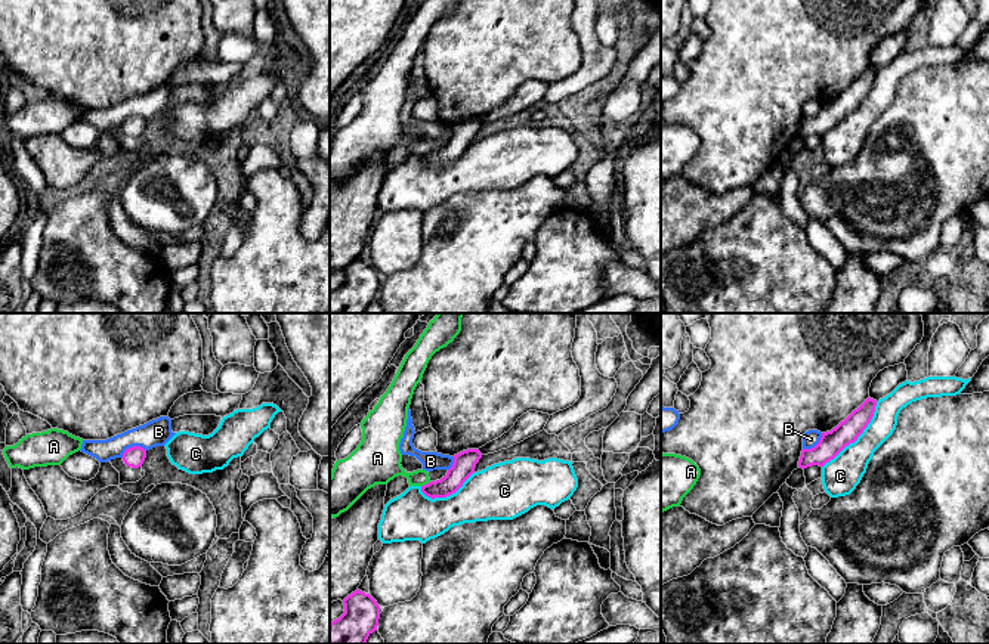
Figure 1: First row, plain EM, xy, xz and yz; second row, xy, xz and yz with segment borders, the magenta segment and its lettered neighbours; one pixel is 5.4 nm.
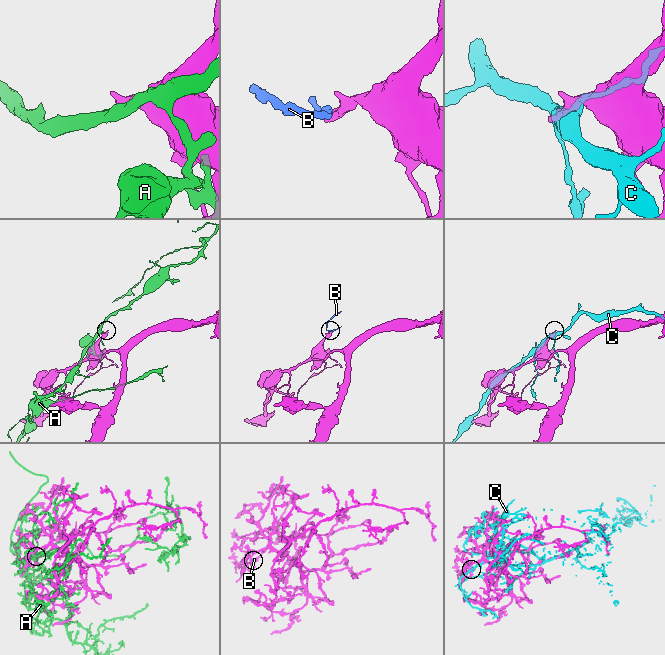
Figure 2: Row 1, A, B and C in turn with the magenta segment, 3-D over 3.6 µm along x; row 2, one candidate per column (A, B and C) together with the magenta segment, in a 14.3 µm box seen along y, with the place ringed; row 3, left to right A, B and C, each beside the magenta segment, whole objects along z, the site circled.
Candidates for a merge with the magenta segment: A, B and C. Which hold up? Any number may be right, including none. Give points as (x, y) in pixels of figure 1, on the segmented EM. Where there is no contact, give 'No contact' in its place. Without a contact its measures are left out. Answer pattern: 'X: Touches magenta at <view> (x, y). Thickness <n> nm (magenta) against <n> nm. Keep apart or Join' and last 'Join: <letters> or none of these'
A: Touches magenta at xz (427, 483). Thickness 120 nm (magenta) against 160 nm. Keep apart
B: Touches magenta at xy (133, 446). Thickness 110 nm (magenta) against 140 nm. Keep apart
C: Touches magenta at yz (858, 436). Thickness 140 nm (magenta) against 200 nm. Keep apart
Join: none of these

